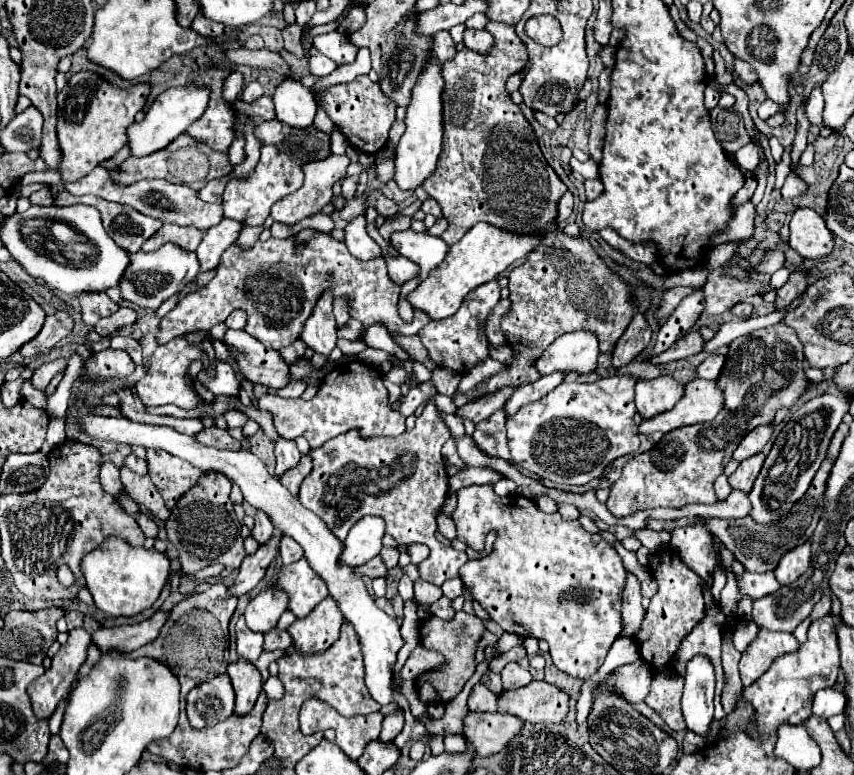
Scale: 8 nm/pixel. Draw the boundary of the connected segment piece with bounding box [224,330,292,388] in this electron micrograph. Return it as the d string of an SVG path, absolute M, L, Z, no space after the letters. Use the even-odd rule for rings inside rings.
M228 330L224 336L226 346L242 368L246 380L270 388L284 388L292 382L290 366L282 356L252 338L246 330Z

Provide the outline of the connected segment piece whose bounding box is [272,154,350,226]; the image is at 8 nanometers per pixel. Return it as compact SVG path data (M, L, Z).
M328 156L320 162L304 164L304 184L298 192L282 198L278 204L272 206L272 216L278 222L292 226L302 218L318 214L332 198L332 186L346 174L350 160L348 156Z

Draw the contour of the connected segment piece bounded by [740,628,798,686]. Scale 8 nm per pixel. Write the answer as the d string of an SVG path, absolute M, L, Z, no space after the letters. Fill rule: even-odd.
M764 628L758 630L758 638L748 646L748 650L740 658L740 678L744 686L756 682L770 664L790 652L798 650L798 640L788 632L768 632Z

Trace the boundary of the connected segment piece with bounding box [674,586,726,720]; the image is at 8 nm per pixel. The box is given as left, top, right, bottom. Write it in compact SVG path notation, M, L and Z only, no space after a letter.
M710 586L704 588L704 600L706 600L706 618L704 618L704 622L696 625L690 636L680 644L680 648L674 656L674 668L680 676L684 676L686 666L694 656L706 656L710 660L716 675L714 720L721 720L726 716L720 701L724 687L724 674L721 665L722 637L720 636L725 617L720 610L720 604L714 604L714 596L710 592Z

